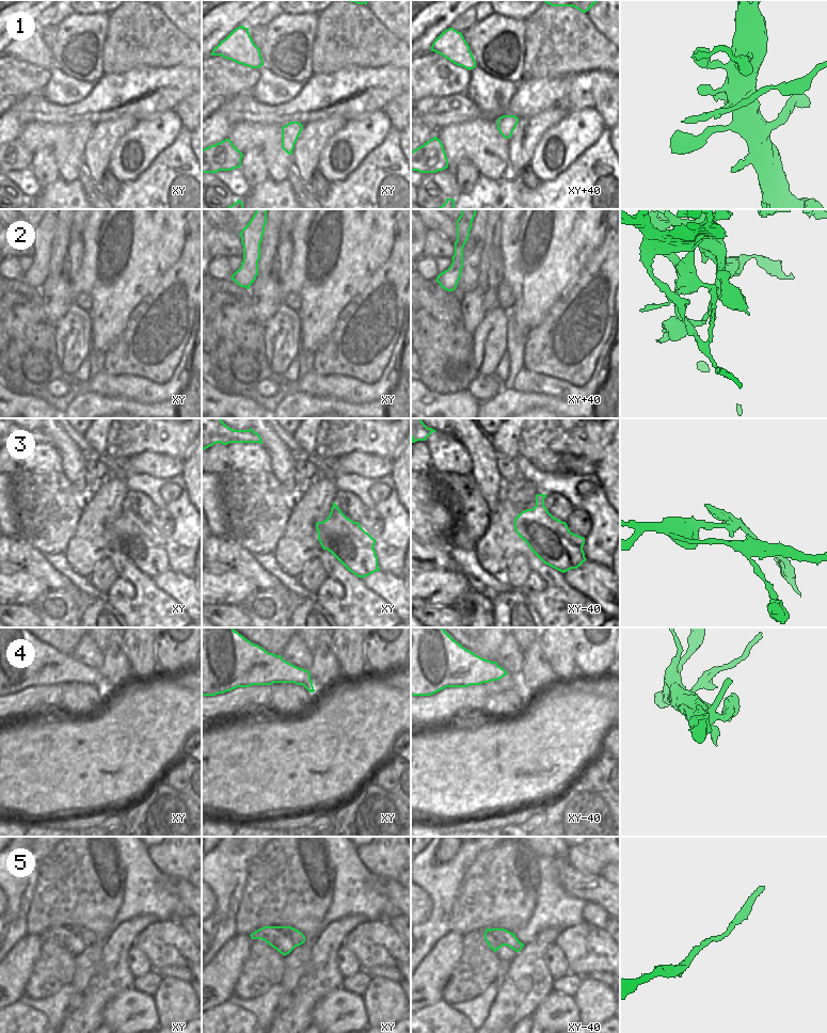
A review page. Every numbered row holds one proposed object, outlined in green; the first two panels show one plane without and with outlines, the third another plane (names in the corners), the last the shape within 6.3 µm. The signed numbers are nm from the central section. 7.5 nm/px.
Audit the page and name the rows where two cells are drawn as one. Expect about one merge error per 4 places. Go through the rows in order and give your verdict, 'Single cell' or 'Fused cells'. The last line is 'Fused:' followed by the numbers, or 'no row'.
1: Fused cells
2: Fused cells
3: Fused cells
4: Single cell
5: Fused cells
Fused: 1, 2, 3, 5.

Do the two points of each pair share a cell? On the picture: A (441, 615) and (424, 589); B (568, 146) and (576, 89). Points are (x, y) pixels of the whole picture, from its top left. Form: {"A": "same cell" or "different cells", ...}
{"A": "different cells", "B": "different cells"}

